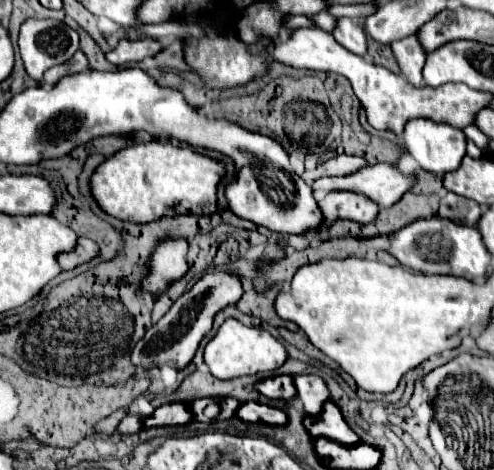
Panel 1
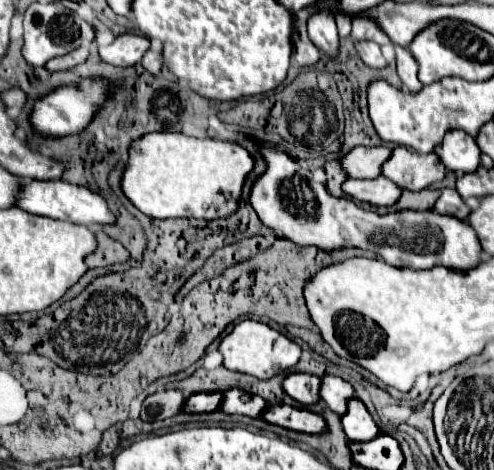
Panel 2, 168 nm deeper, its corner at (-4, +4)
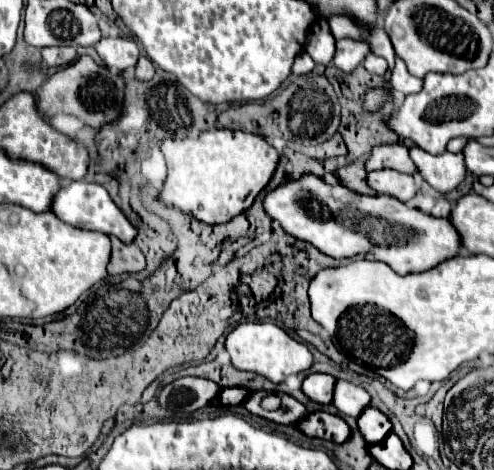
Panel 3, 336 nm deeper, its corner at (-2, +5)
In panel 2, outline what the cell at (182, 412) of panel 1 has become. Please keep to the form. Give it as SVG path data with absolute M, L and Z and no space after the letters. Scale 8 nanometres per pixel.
M197 393L189 397L189 403L185 403L183 411L187 413L205 413L205 411L217 411L223 403L223 393Z

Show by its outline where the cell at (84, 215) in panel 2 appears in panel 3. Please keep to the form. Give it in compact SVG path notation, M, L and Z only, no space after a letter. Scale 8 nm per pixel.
M83 180L63 182L59 192L55 194L55 198L51 202L51 210L65 224L71 224L71 226L83 228L83 230L97 230L97 232L103 232L109 236L117 236L123 242L133 242L133 238L137 234L137 230L131 226L131 222L123 216L123 212L109 198L107 190L99 184L89 184Z

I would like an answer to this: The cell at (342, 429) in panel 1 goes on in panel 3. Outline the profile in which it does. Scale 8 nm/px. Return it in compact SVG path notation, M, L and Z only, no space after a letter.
M367 406L367 410L363 410L363 414L359 414L357 426L359 426L359 432L363 434L365 442L369 442L369 444L379 442L381 438L385 438L391 432L389 418L373 406Z

